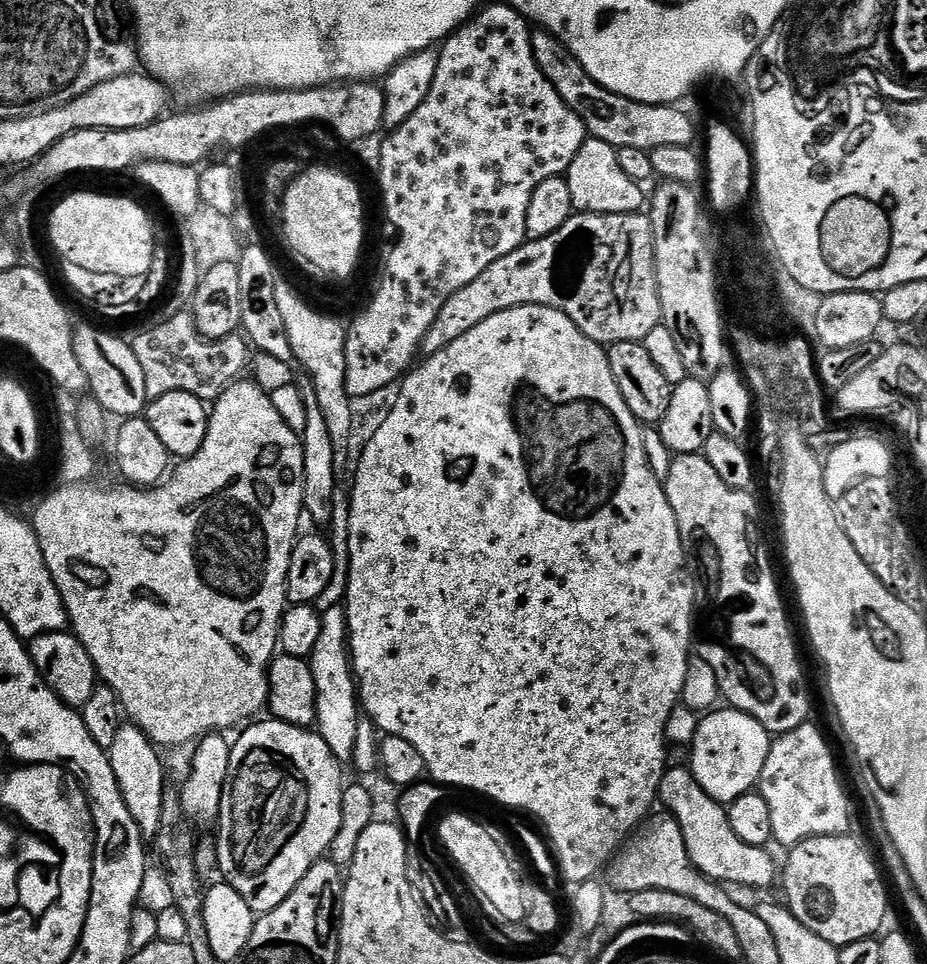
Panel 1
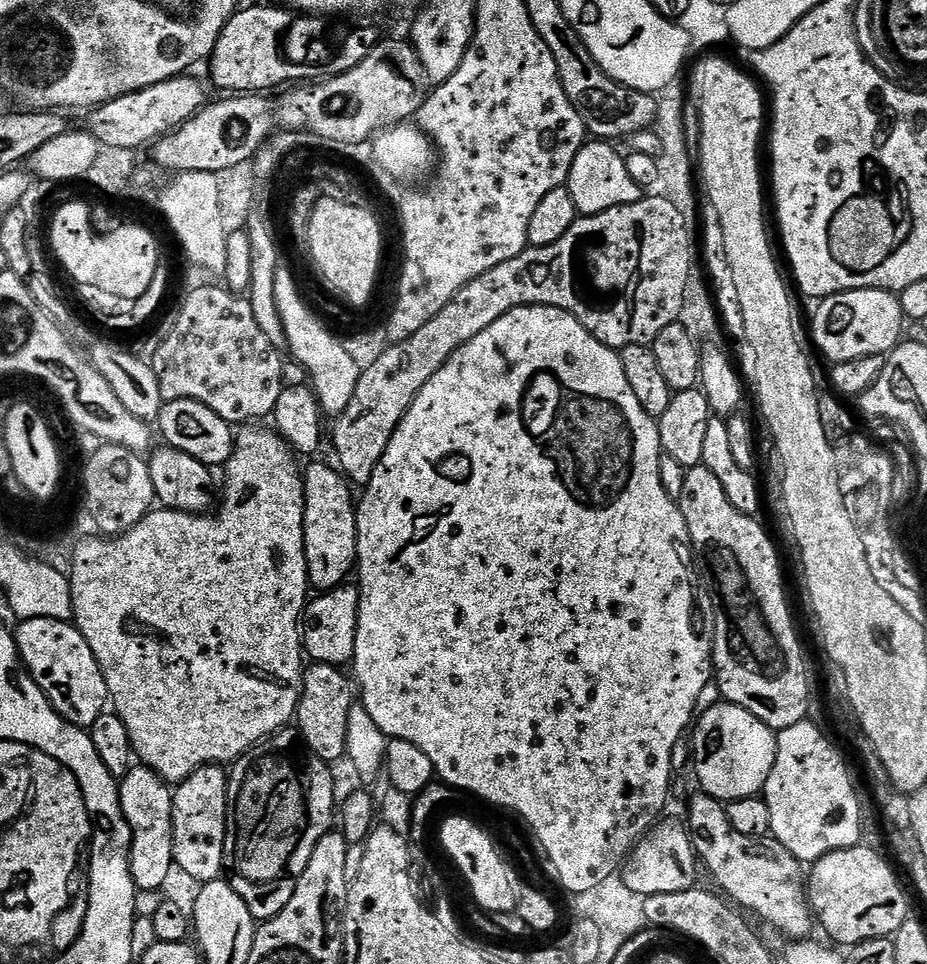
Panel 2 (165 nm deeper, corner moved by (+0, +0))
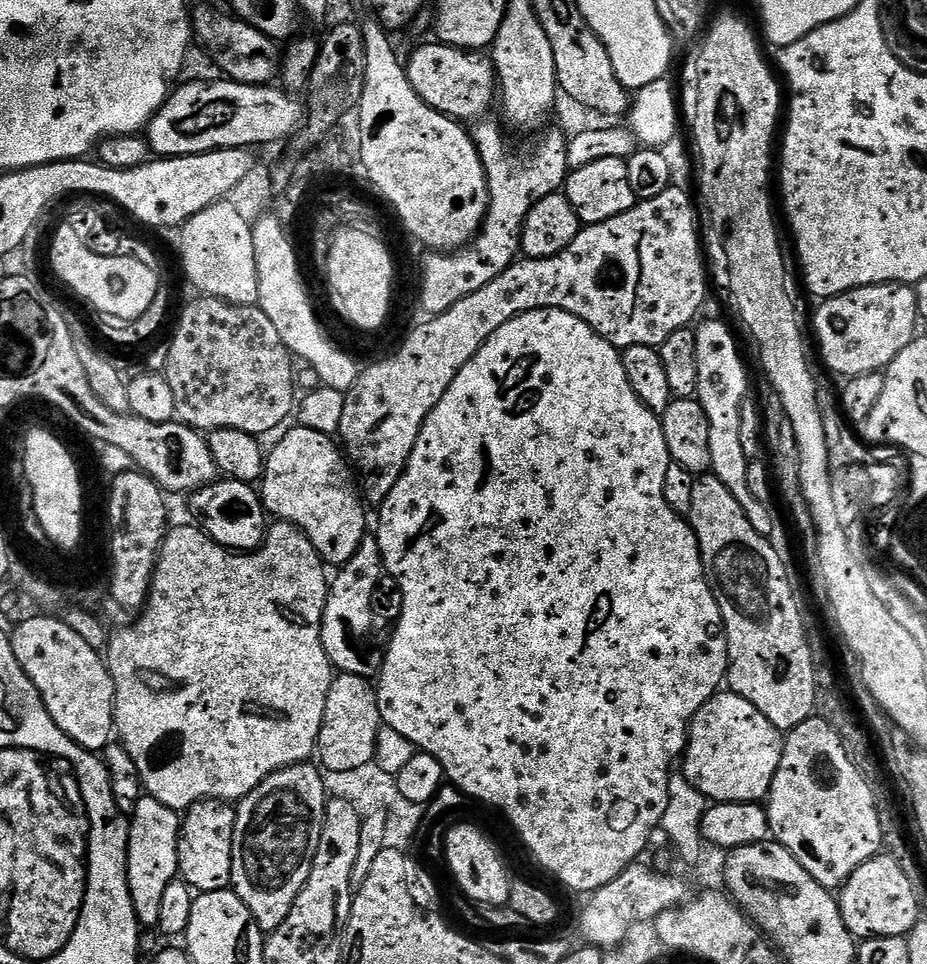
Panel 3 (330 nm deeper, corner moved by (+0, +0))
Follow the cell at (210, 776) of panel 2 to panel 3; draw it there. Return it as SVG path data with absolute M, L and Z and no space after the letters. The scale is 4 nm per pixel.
M199 800L183 813L177 838L177 866L185 884L197 893L223 892L232 882L236 809L227 800Z

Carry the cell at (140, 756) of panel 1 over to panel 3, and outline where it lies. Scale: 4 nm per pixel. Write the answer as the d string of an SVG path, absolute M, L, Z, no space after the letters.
M144 794L135 804L130 815L128 833L128 885L130 886L131 901L134 902L136 919L143 927L154 928L159 917L159 903L162 902L163 891L169 882L174 880L179 873L177 866L177 838L180 836L181 817L172 808L164 806L154 797Z

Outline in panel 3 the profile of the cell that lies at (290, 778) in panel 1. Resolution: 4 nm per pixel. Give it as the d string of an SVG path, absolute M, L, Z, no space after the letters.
M305 762L272 772L235 805L230 888L242 898L265 934L286 922L286 914L310 878L326 803L319 771L315 763Z

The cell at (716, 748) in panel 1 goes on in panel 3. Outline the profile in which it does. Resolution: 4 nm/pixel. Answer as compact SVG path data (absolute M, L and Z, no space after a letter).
M731 690L721 691L706 701L698 710L688 729L688 742L682 753L682 773L705 798L717 804L746 802L755 804L763 801L774 782L774 774L782 762L784 736L746 698L737 696Z

